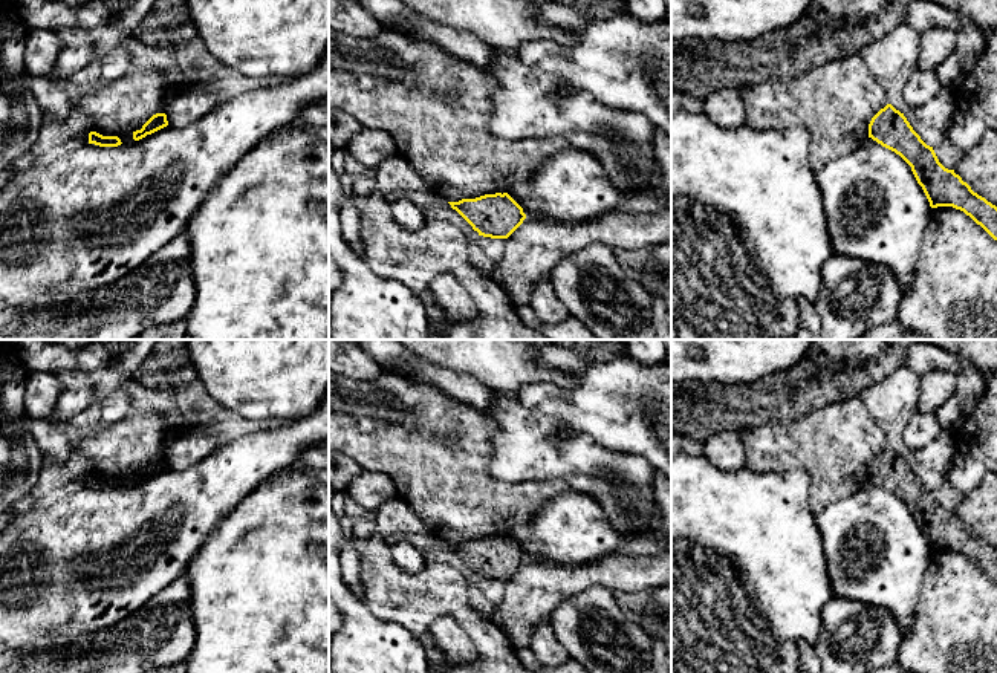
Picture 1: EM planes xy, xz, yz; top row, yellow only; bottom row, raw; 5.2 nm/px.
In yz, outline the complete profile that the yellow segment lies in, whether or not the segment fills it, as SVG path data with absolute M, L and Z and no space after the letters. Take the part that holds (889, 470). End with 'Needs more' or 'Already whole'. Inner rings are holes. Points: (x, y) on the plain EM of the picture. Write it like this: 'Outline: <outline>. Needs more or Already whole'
Outline: M887 447L872 460L869 480L899 497L911 509L931 551L960 552L997 583L997 549L974 535L954 512L945 511L904 456Z. Already whole

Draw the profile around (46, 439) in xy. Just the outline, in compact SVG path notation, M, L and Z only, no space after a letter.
M26 418L26 430L34 448L52 462L63 465L72 456L73 444L55 430L54 422Z

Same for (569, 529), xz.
M567 491L546 502L528 523L531 537L518 543L508 537L523 551L529 561L549 561L554 566L578 566L599 560L619 549L625 549L628 535L615 529L604 517L599 503L587 494Z

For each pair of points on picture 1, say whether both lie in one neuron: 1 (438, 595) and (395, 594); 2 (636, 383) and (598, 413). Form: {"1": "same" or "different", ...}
{"1": "same", "2": "same"}

